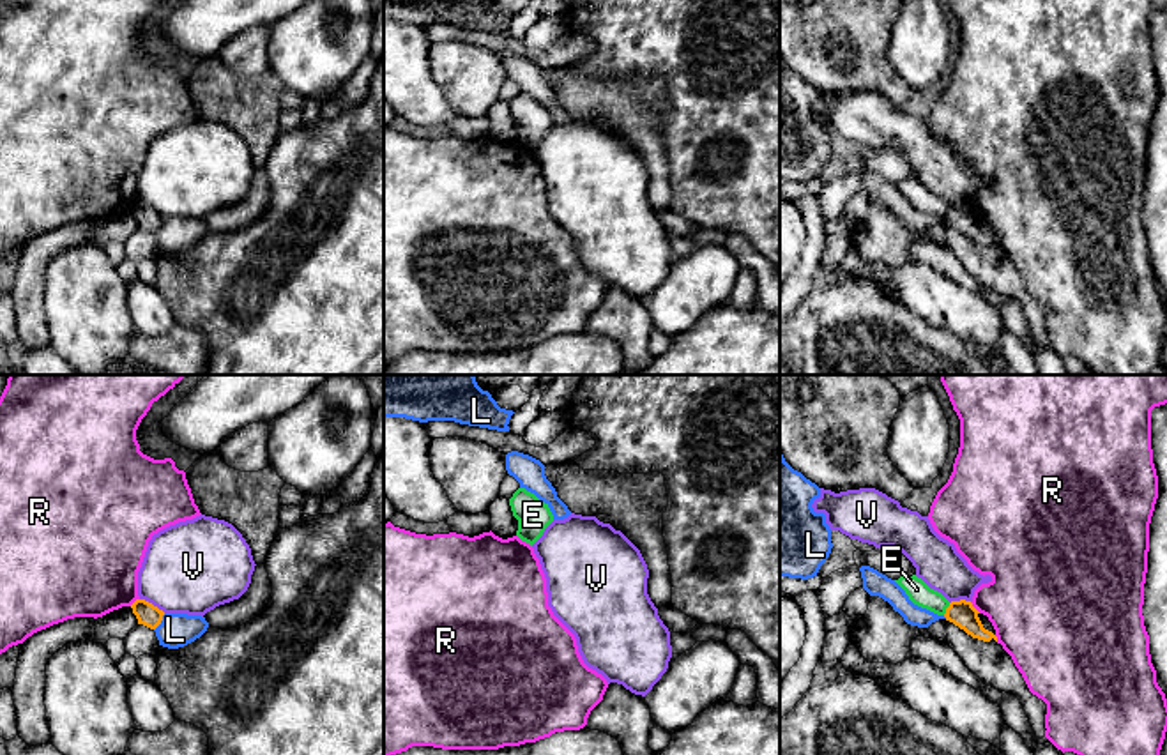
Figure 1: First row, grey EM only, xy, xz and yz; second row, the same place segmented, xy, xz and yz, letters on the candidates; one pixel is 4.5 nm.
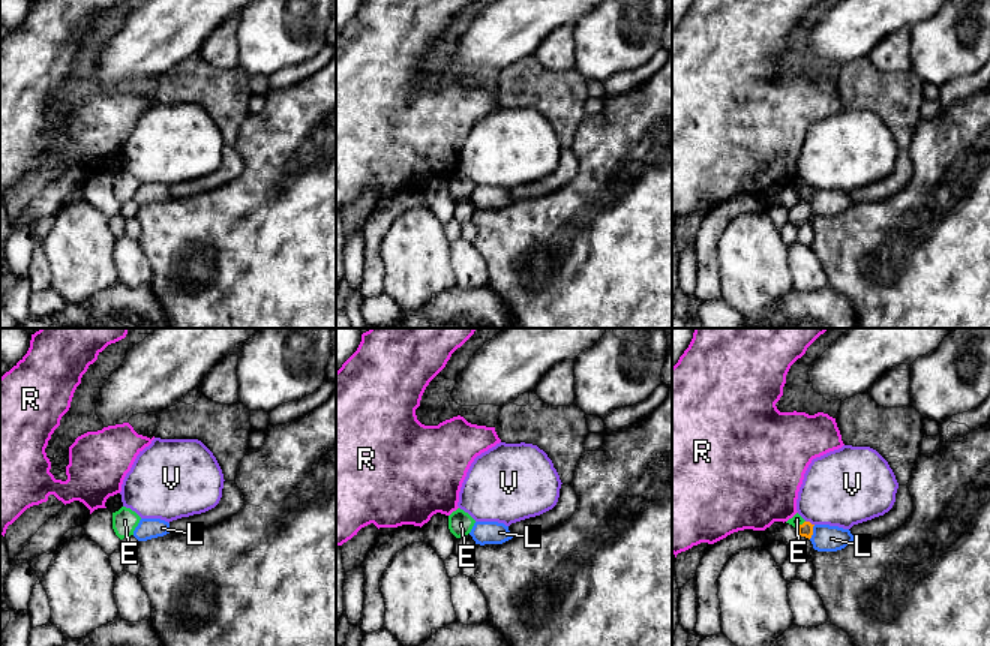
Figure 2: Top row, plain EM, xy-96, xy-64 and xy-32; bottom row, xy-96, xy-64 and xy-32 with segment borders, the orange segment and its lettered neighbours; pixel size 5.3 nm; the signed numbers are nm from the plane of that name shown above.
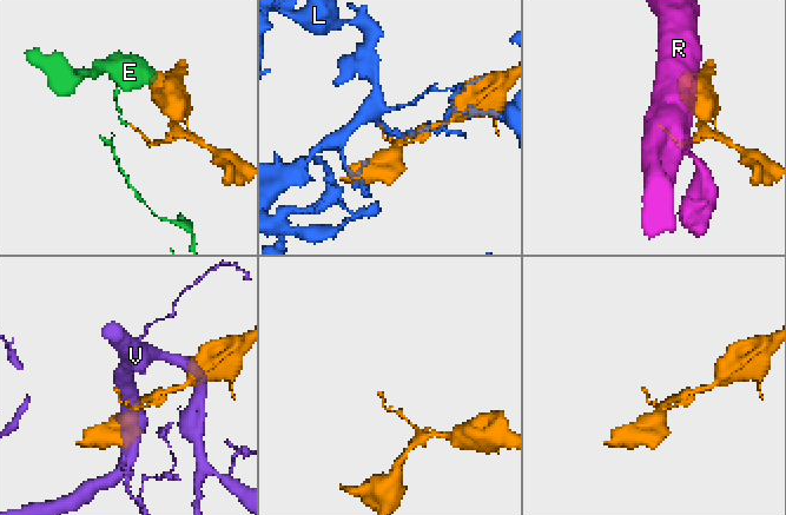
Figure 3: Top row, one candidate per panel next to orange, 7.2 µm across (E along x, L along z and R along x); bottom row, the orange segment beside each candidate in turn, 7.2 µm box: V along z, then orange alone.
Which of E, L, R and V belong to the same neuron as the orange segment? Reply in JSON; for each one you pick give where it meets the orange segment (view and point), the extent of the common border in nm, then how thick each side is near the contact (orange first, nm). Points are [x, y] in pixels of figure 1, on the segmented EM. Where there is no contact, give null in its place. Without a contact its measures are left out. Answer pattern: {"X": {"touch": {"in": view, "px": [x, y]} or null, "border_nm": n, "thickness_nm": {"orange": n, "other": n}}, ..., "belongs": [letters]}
{"belongs": []}

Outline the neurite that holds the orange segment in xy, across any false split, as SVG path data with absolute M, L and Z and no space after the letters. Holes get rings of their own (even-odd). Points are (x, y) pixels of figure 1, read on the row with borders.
M136 599L131 605L131 608L133 608L133 614L138 619L138 624L143 624L150 629L156 629L161 624L163 615L164 615L163 610L159 610L157 606L154 606L152 603L149 603L145 599Z

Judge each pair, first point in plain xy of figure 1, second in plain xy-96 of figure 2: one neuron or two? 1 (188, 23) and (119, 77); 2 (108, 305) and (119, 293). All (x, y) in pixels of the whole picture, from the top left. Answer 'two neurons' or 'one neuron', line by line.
1: one neuron
2: two neurons

